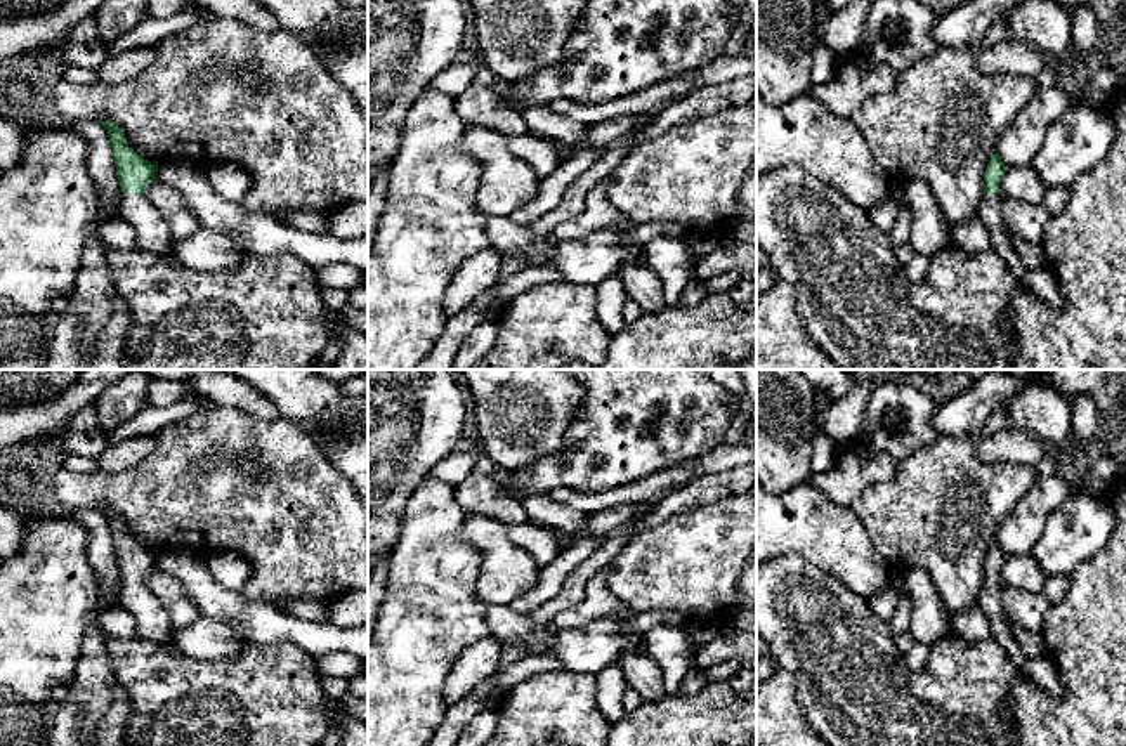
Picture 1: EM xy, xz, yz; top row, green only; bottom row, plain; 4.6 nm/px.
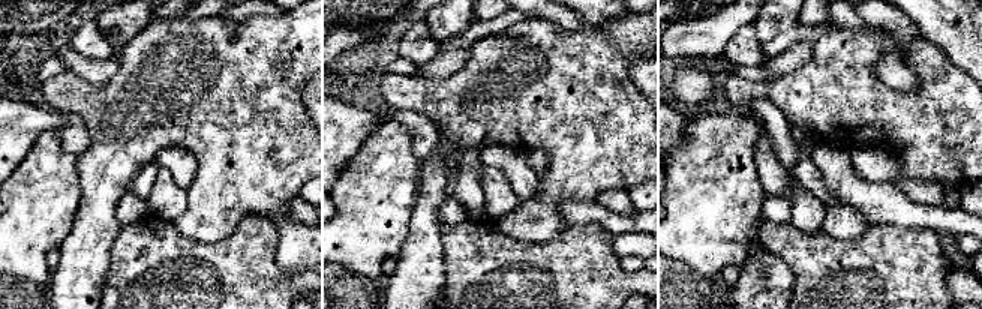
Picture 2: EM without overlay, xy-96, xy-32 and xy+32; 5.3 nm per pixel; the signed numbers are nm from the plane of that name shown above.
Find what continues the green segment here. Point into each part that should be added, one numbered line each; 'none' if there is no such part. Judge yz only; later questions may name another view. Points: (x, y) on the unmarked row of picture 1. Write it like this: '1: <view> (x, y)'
1: yz (989, 599)

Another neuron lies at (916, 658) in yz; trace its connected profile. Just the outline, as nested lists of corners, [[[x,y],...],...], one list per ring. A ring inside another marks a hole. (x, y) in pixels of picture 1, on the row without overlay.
[[[916,642],[909,652],[904,654],[907,668],[914,673],[920,673],[928,659],[930,647]]]

